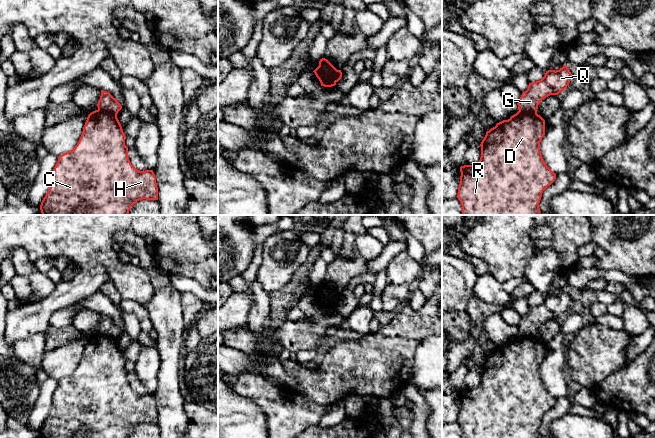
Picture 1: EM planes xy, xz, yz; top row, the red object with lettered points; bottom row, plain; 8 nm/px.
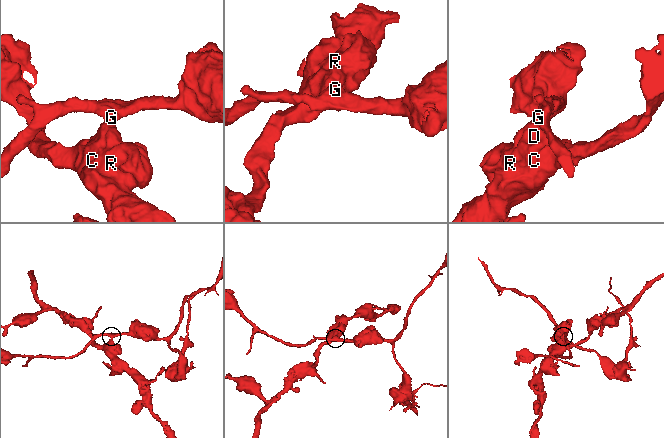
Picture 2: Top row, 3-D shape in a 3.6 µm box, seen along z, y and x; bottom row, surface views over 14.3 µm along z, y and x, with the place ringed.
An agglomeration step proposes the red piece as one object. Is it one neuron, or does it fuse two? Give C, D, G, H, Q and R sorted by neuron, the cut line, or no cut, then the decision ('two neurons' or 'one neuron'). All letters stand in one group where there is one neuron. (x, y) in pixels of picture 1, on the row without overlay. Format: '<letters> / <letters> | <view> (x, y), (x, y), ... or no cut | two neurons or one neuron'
C D H R / G Q | xy (98, 333), (112, 336), (116, 340) | two neurons

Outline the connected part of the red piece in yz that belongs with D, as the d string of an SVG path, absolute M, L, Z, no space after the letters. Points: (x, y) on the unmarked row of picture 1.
M518 335L487 355L480 368L480 384L460 391L460 408L456 421L462 429L462 438L540 438L542 417L556 403L556 398L546 389L540 375L540 366L544 359L545 344L537 336Z

